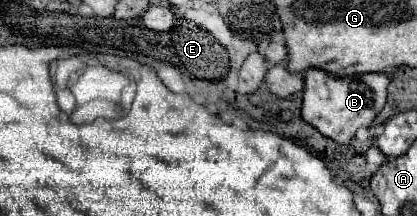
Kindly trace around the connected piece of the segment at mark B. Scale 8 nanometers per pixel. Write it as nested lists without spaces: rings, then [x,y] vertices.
[[[306,69],[304,71],[304,97],[302,97],[302,117],[306,123],[316,127],[322,135],[334,139],[336,143],[348,143],[360,127],[370,127],[374,117],[382,111],[386,103],[386,89],[390,77],[388,73],[366,73],[366,75],[326,75],[326,71]]]

